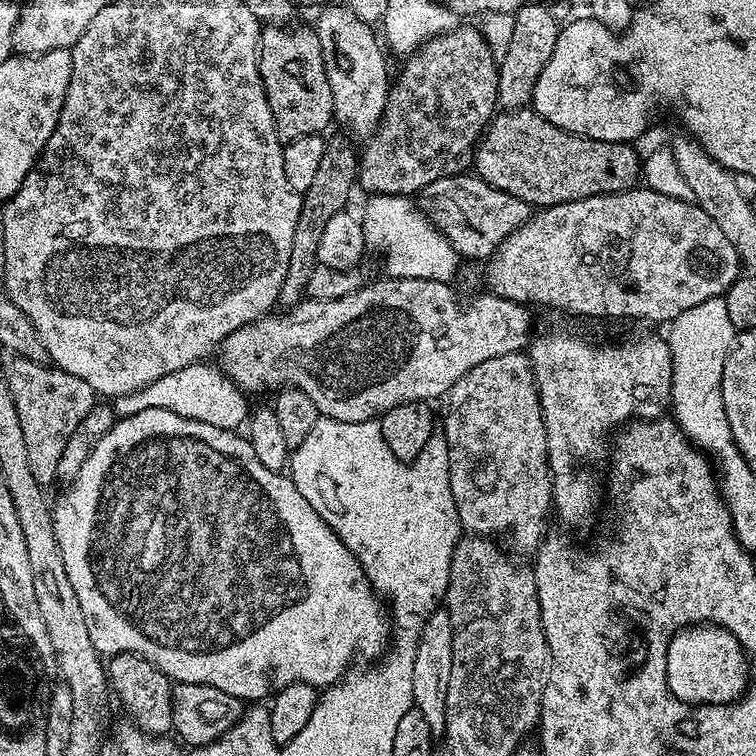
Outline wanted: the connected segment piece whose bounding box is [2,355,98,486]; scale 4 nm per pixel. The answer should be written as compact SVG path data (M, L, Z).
M9 355L3 361L8 375L8 385L18 410L18 422L22 422L22 435L26 438L26 454L30 458L30 470L42 486L48 486L56 480L58 458L62 458L62 449L74 434L78 422L98 403L96 391L90 382L74 378L74 374L63 372L61 368L48 364L31 364L20 356Z

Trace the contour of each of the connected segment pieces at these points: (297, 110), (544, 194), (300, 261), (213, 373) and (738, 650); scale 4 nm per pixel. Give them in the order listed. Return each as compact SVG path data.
M264 26L260 29L260 48L256 51L260 77L274 114L274 126L281 141L320 134L334 120L334 98L326 78L322 46L315 27Z
M531 107L500 110L488 123L476 146L474 172L490 186L506 190L506 194L514 194L514 198L522 198L529 206L549 208L562 202L600 196L603 192L624 192L633 187L642 176L642 156L632 148L635 147L631 143L602 142L562 130L546 122L546 118L533 112Z
M342 138L330 140L324 147L321 163L317 167L317 175L313 177L313 184L301 195L303 206L299 210L286 276L279 291L278 302L281 307L292 307L305 297L306 284L319 263L317 258L319 238L322 238L327 222L330 222L335 214L345 211L352 188L355 189L357 176L357 151Z
M212 362L191 364L174 374L166 374L156 382L150 382L142 390L134 394L137 405L150 408L165 408L182 418L190 418L198 422L210 422L210 426L239 429L240 419L247 417L249 397Z
M707 622L702 624L688 625L676 632L668 647L666 654L666 678L670 690L682 701L695 706L703 703L711 703L713 698L717 703L732 704L742 697L748 684L748 658L744 648L732 634L716 624Z

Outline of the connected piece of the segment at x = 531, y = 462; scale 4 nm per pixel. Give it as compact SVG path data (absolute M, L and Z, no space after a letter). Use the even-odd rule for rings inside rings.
M511 352L478 362L478 366L454 382L446 403L448 413L444 416L444 424L442 420L442 435L448 447L450 490L454 494L461 529L474 536L508 536L517 553L535 553L546 536L544 523L552 508L552 475L546 454L546 426L532 373L532 361L524 352Z

